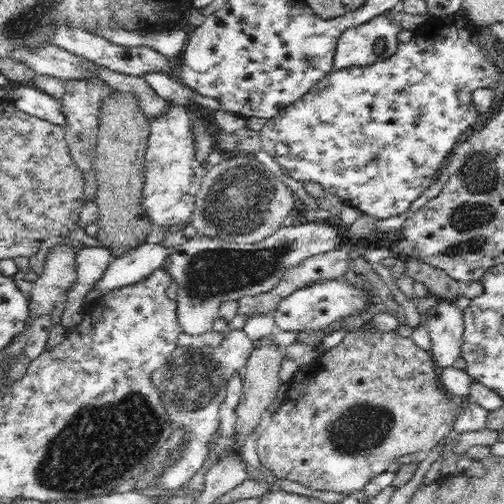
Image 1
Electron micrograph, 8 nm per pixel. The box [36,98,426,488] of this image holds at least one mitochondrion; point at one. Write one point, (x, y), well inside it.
(209, 274)

